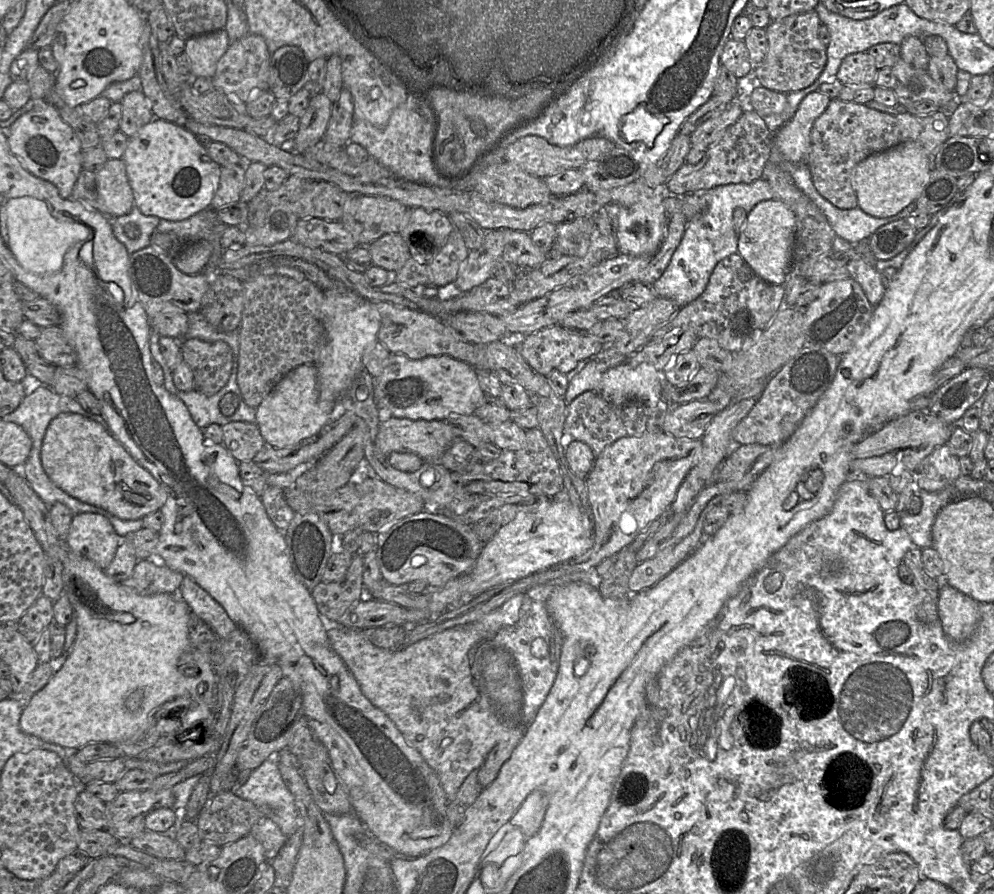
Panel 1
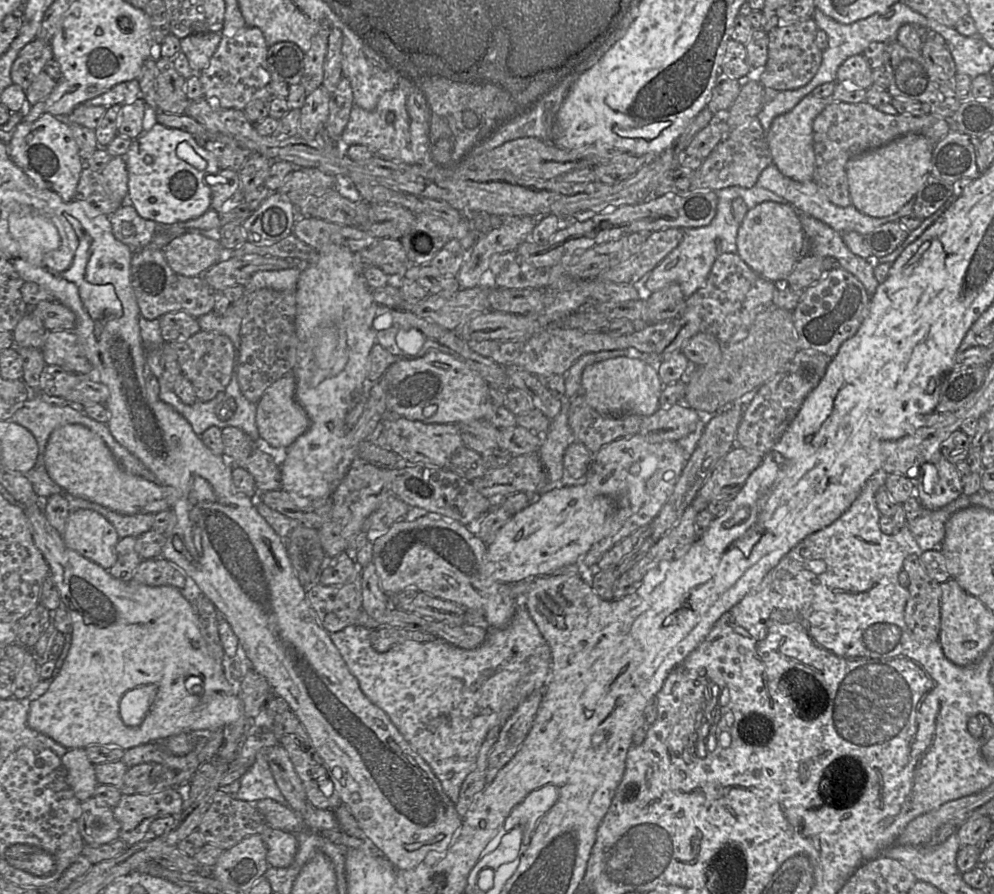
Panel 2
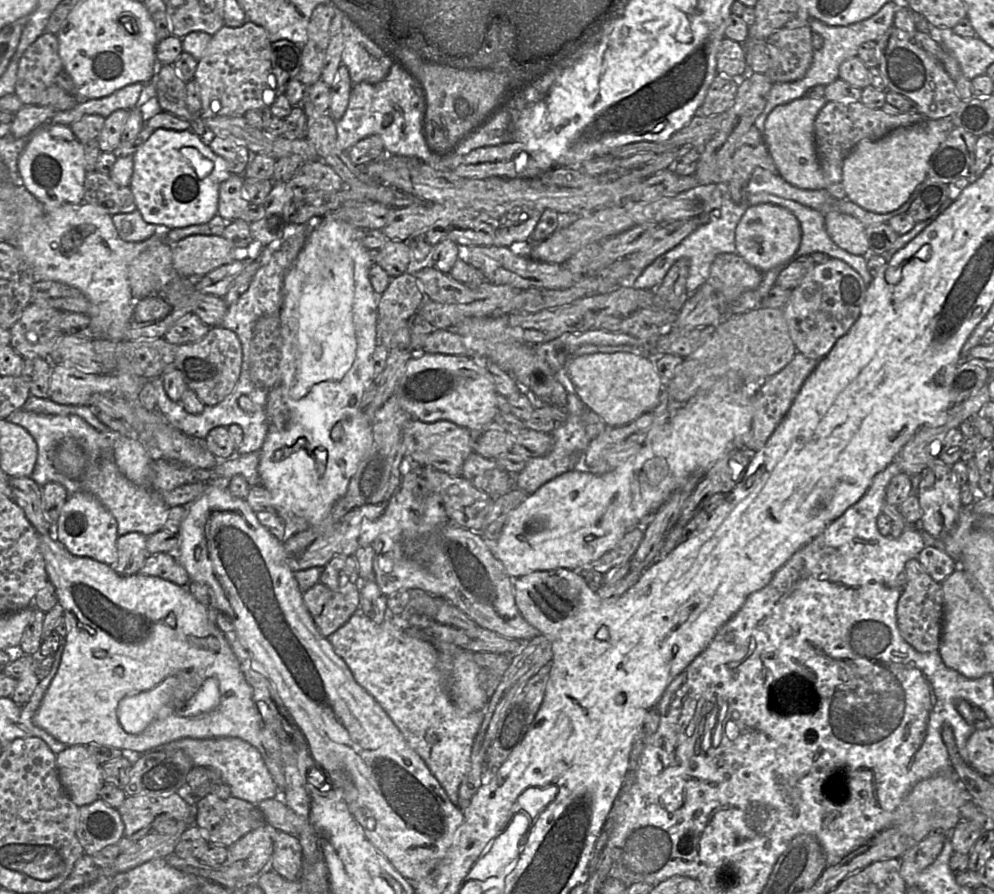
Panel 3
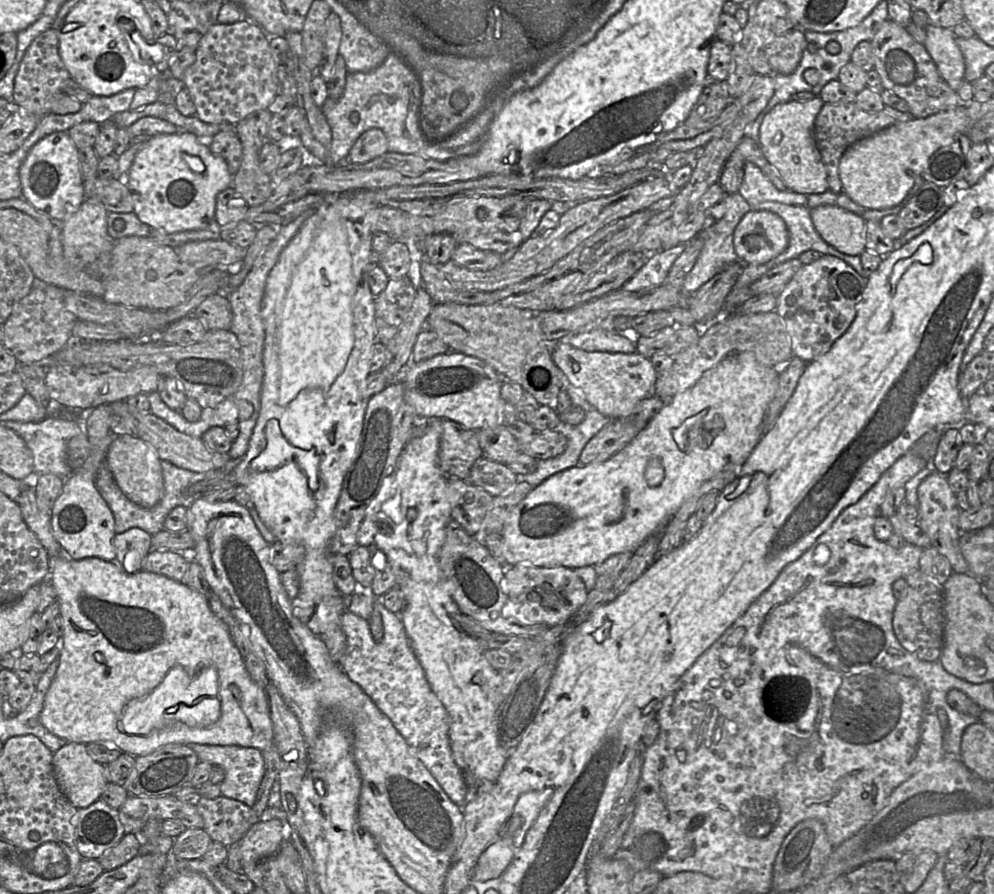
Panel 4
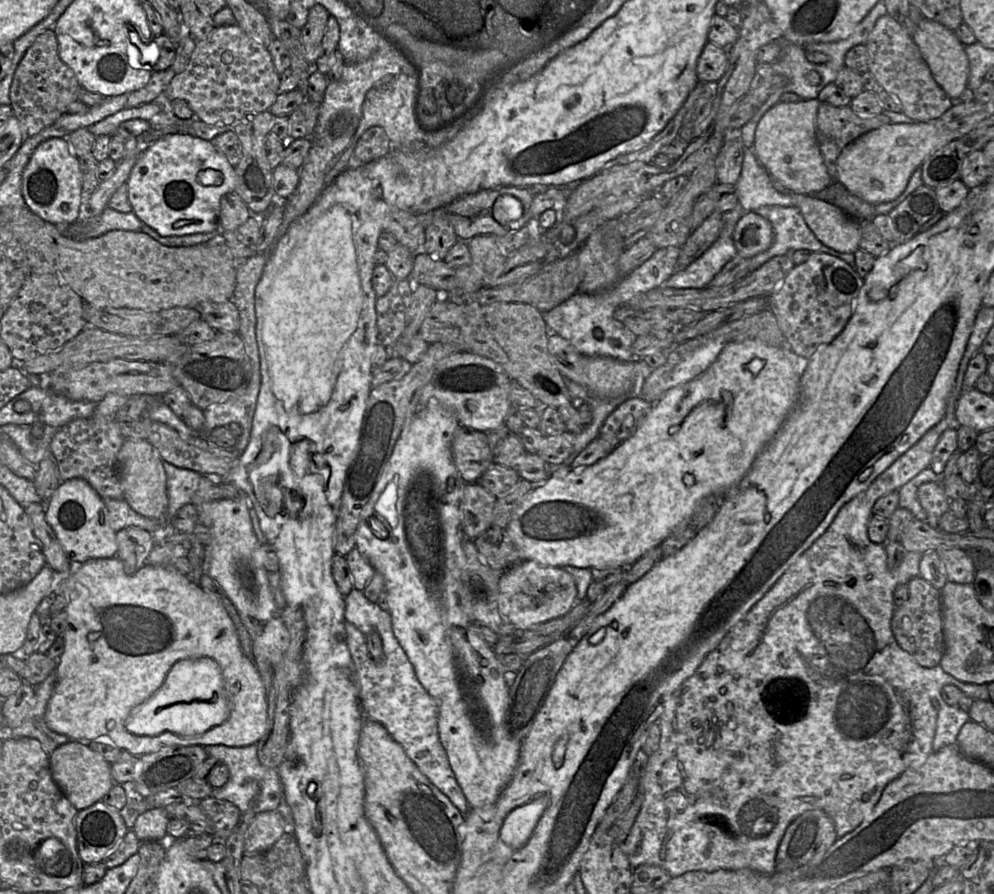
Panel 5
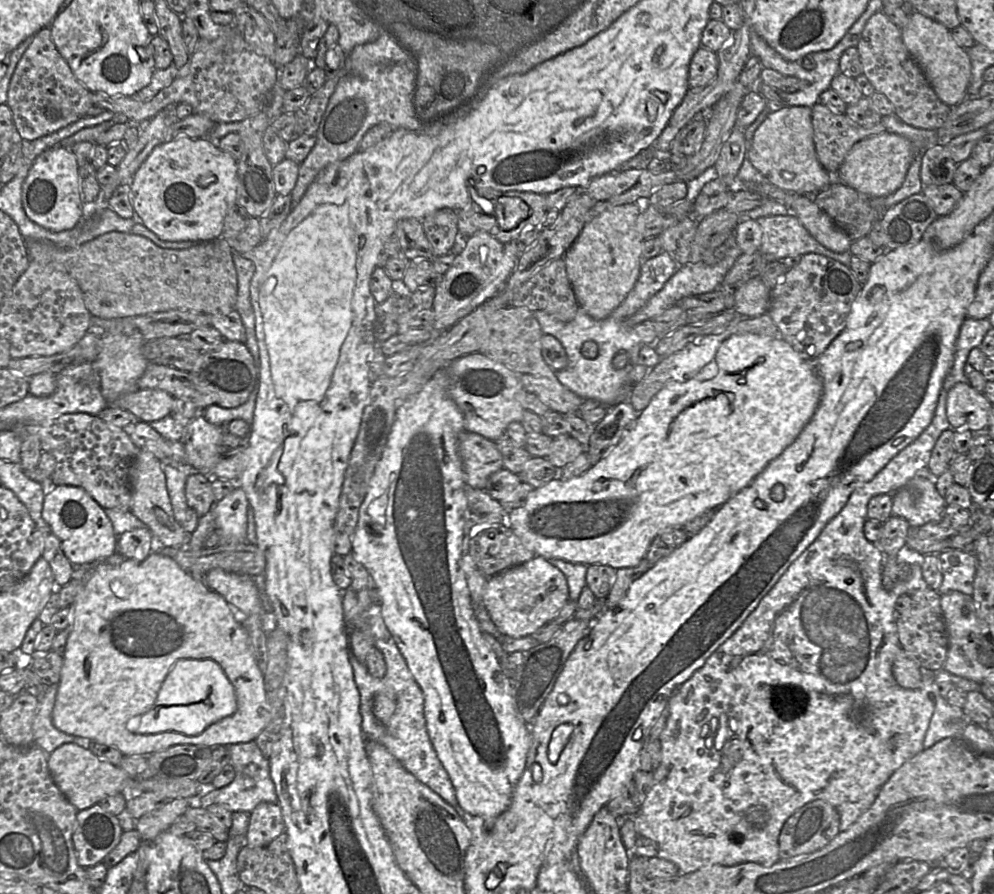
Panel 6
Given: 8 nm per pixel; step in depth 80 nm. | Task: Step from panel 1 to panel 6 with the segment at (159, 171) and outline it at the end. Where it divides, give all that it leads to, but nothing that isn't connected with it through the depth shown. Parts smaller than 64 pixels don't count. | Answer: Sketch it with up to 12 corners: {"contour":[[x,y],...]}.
{"contour":[[208,137],[157,145],[131,183],[165,241],[223,236],[238,161]]}

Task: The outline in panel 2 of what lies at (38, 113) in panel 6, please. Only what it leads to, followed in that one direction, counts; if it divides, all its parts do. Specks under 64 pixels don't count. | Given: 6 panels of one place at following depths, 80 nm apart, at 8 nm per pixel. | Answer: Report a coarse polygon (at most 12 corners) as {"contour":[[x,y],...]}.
{"contour":[[35,38],[12,64],[13,83],[26,91],[51,59],[51,41]]}

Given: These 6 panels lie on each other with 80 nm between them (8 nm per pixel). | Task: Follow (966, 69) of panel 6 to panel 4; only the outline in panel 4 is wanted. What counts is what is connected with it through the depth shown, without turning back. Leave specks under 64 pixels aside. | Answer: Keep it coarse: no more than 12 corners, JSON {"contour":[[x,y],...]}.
{"contour":[[929,24],[924,47],[958,91],[965,60],[952,29]]}

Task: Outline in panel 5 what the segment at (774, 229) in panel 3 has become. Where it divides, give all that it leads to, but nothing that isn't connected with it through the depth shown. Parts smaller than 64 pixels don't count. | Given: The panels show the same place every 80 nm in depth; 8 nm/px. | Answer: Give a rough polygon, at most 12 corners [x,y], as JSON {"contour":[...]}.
{"contour":[[755,211],[735,226],[737,254],[751,259],[773,244],[772,225]]}

